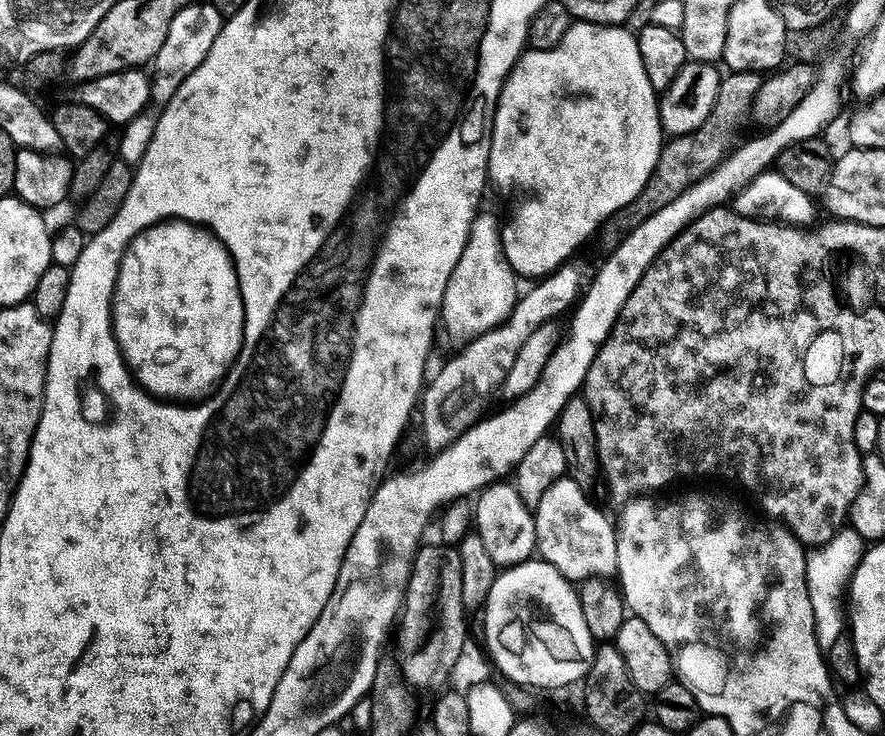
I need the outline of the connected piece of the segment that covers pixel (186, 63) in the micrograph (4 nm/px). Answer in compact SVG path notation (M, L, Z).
M189 2L185 8L174 14L170 22L170 30L166 30L166 42L162 42L162 50L158 50L154 67L151 69L153 72L150 72L153 105L168 104L178 90L178 86L182 86L182 82L186 82L186 78L194 74L194 70L198 70L202 58L210 54L210 46L214 46L214 38L218 38L221 23L220 11L211 2L204 2L204 4Z

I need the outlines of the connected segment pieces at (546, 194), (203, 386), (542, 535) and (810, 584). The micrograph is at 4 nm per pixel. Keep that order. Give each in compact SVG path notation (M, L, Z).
M583 22L571 23L571 26L565 32L565 36L552 49L538 49L528 50L521 55L520 59L516 61L515 66L510 70L510 74L505 78L504 85L500 88L500 97L496 103L496 113L494 114L494 122L492 123L492 141L490 142L490 158L488 159L488 178L491 187L496 187L502 195L508 196L512 192L512 217L502 224L500 229L500 241L502 242L502 250L506 254L506 258L510 262L512 271L516 273L517 277L524 278L524 276L536 276L532 278L543 278L549 276L551 272L555 272L557 268L561 268L563 264L569 263L573 259L572 255L591 238L596 232L596 227L599 226L603 220L608 220L615 214L619 208L624 208L633 203L638 193L646 186L646 182L650 178L650 174L654 170L654 166L660 157L660 150L662 147L662 129L660 127L660 105L658 103L658 93L650 86L650 78L646 78L646 66L642 66L642 54L638 54L638 42L636 36L629 32L623 26L614 24L586 24Z
M165 220L137 234L120 263L116 292L112 296L112 330L124 363L154 396L186 402L209 393L228 371L244 343L240 283L224 245L206 228L186 220Z
M569 478L555 480L534 505L536 547L539 559L554 566L573 582L588 577L611 577L616 571L616 528L588 501L588 496Z
M845 526L834 534L834 538L823 541L807 553L804 565L804 581L810 594L810 606L814 606L814 630L821 649L834 646L846 632L846 622L840 618L840 602L837 597L849 585L852 571L859 564L866 551L866 541L851 526Z

